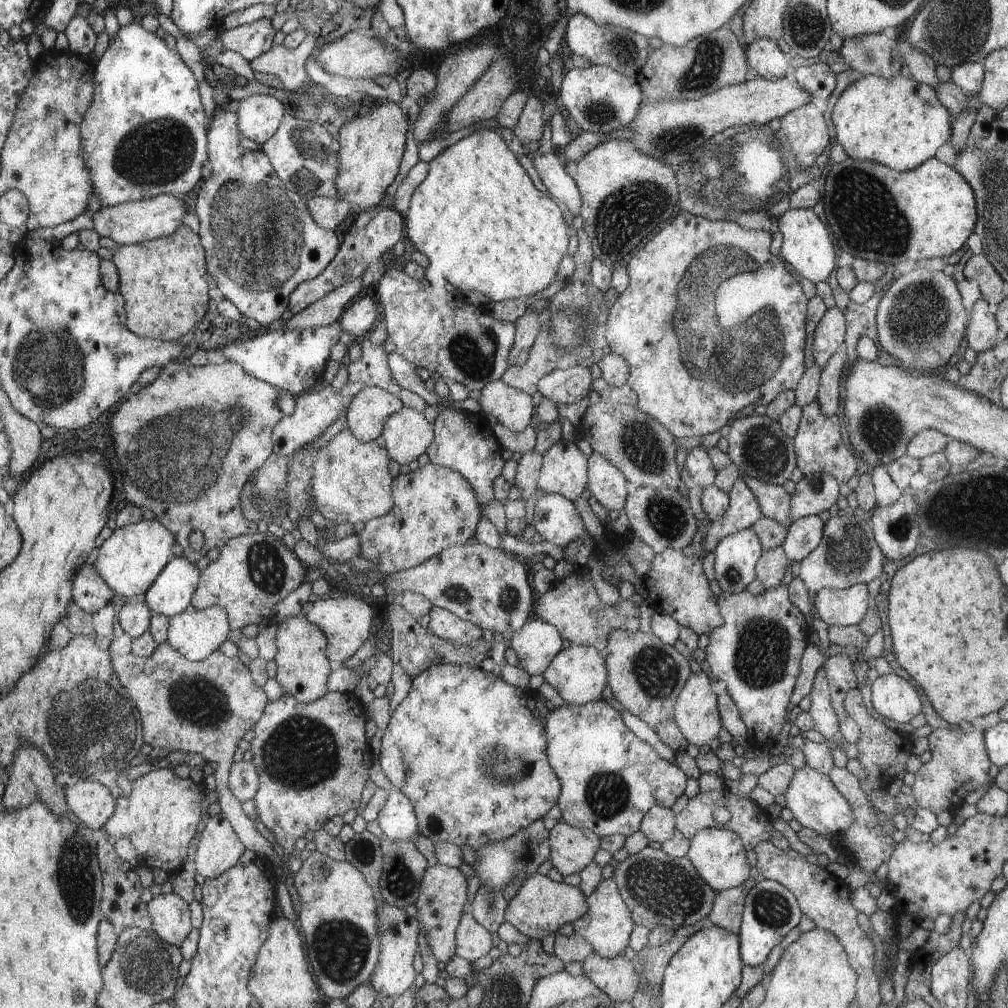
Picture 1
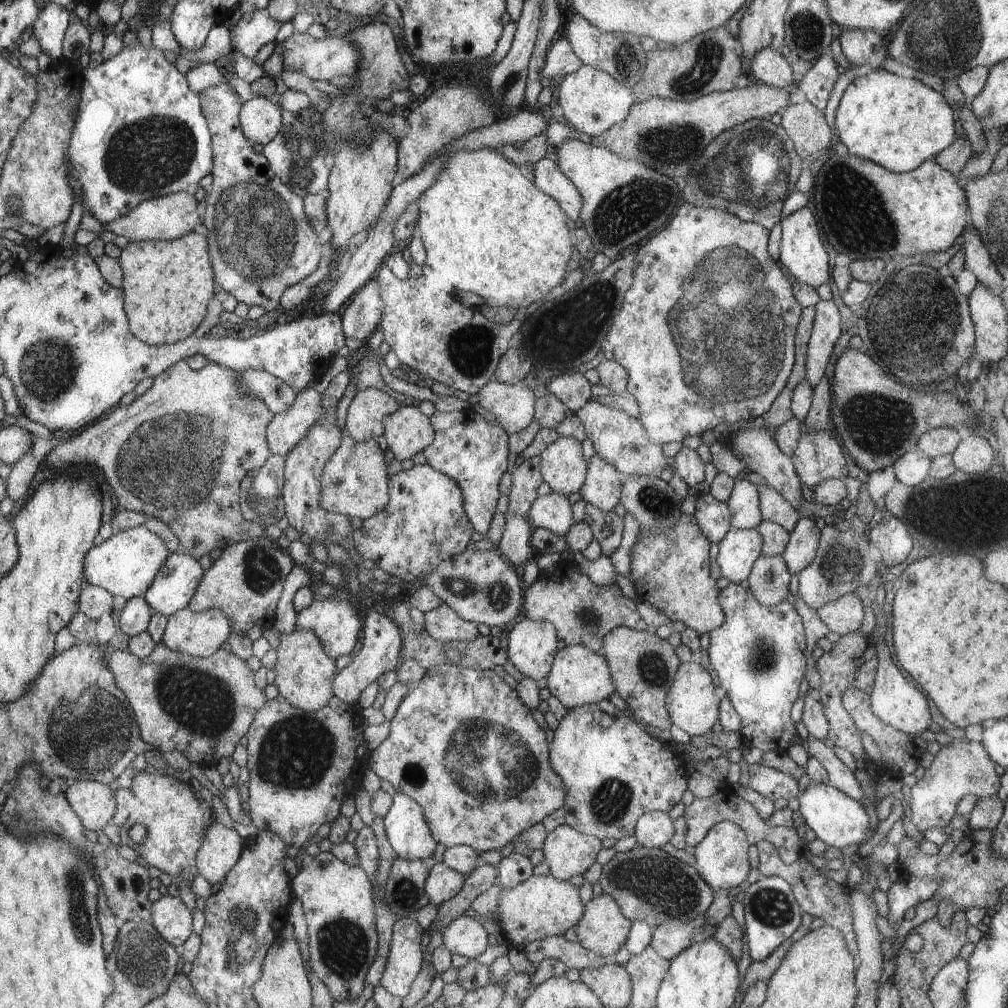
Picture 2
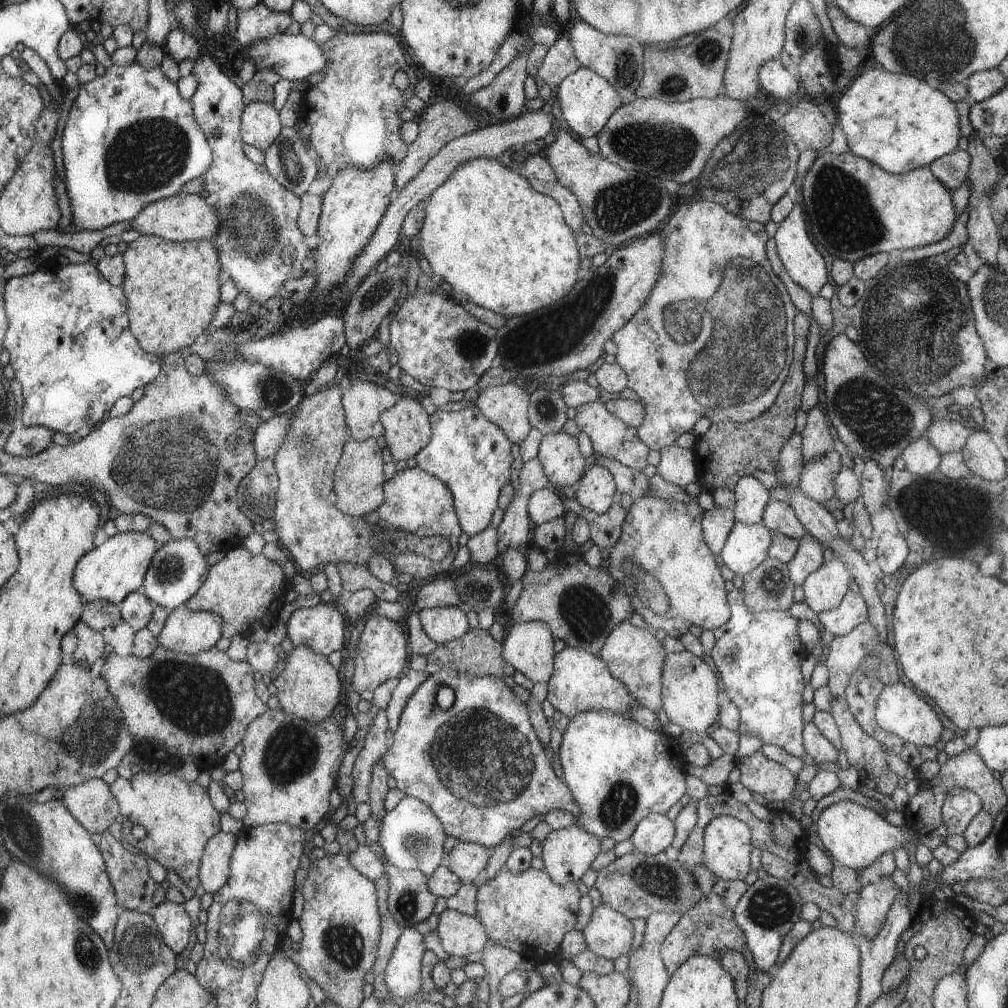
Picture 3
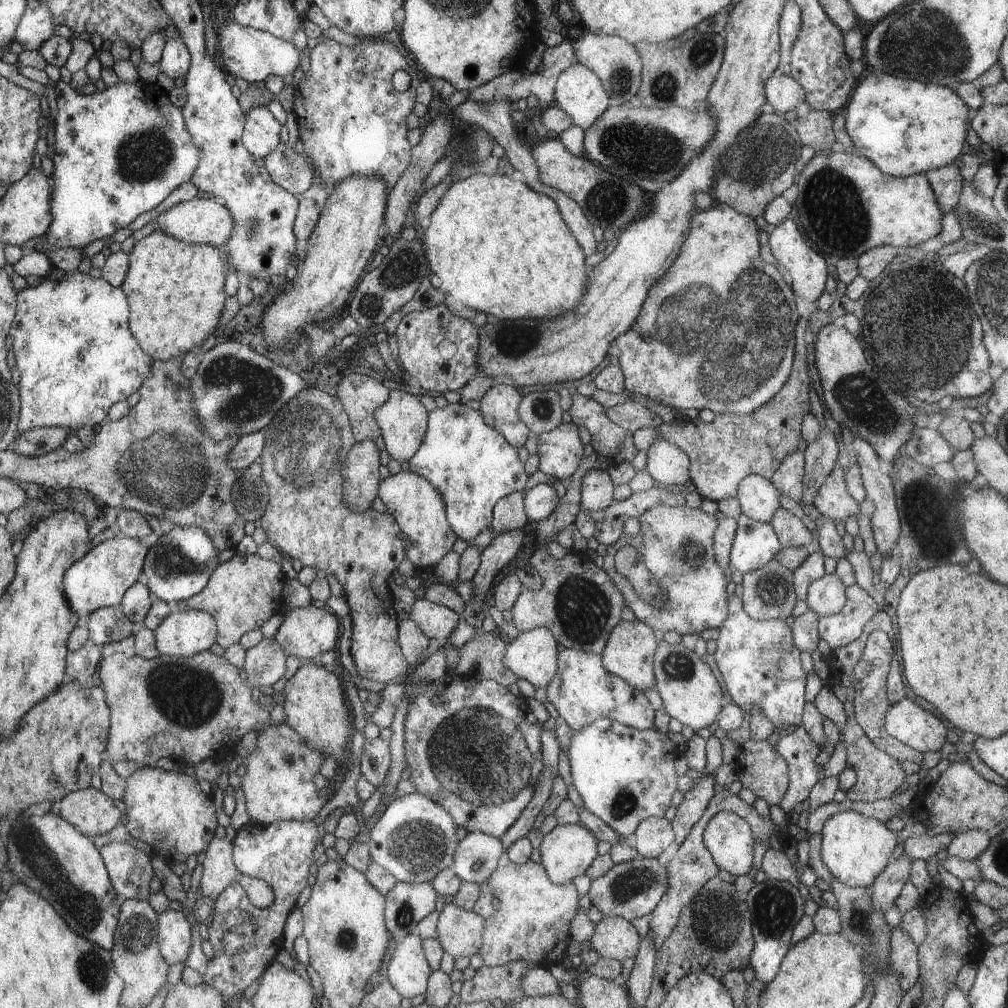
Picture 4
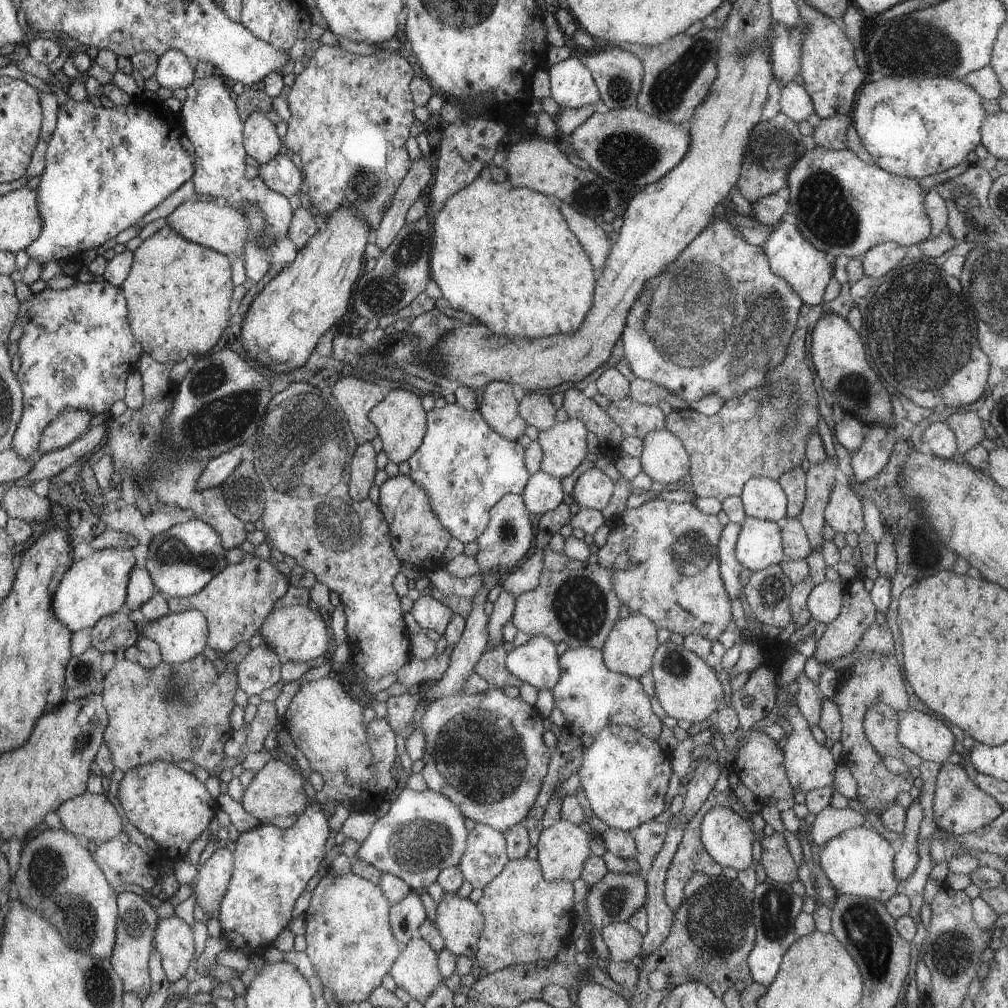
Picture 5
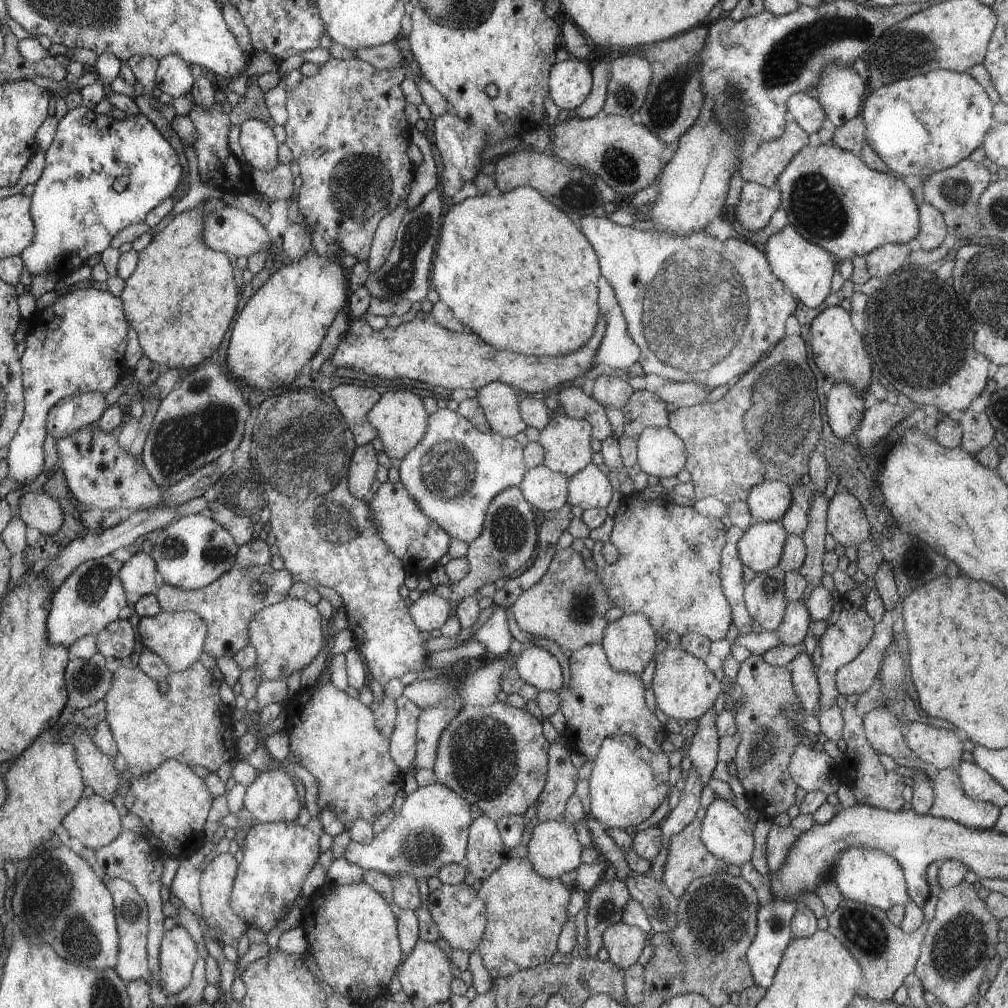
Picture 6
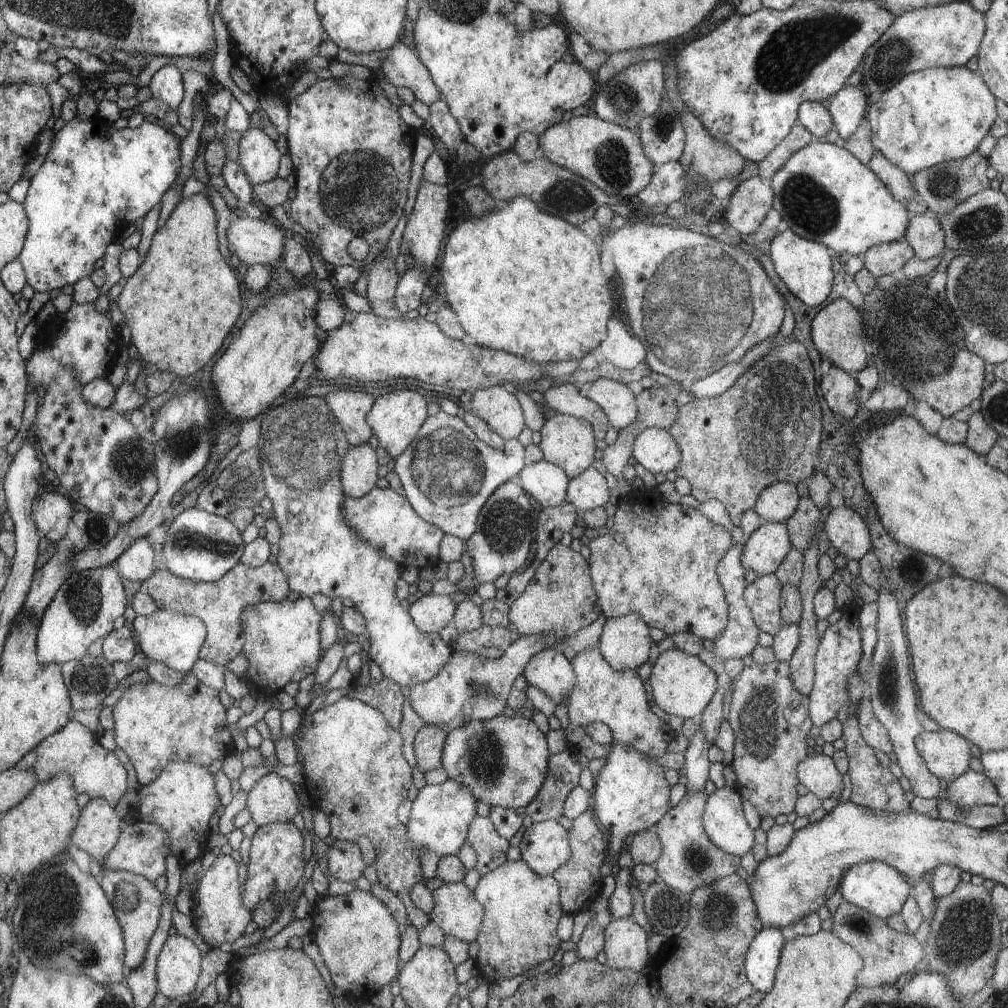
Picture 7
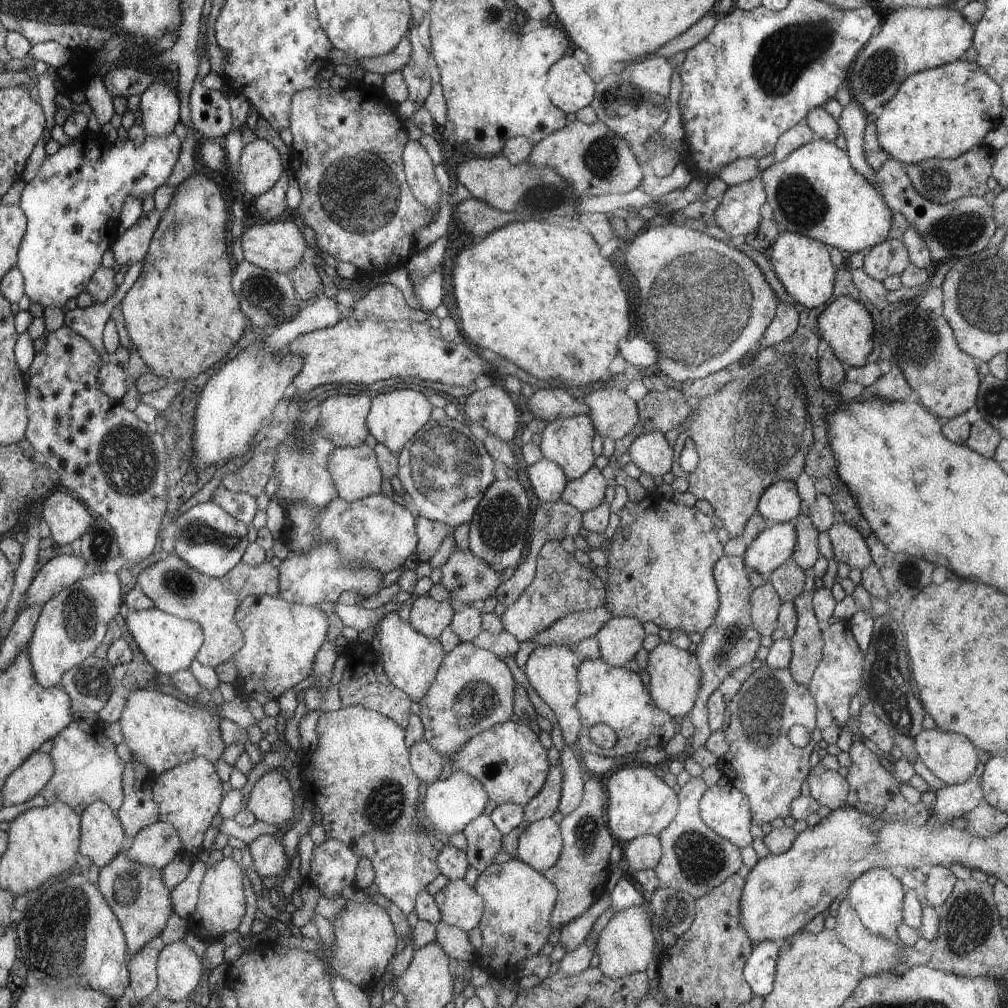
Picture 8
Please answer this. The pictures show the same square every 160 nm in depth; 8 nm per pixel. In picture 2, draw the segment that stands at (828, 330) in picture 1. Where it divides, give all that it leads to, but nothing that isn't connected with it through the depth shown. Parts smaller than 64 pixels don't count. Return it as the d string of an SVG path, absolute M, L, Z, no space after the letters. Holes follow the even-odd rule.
M820 301L813 307L816 310L814 330L807 345L806 378L814 389L818 382L829 374L828 363L833 355L834 346L842 335L842 312L830 301Z

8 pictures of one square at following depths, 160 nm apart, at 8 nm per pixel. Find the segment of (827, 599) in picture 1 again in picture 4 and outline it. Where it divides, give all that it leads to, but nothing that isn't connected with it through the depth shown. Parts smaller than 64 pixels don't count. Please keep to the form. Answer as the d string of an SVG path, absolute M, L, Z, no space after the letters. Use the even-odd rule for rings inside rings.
M856 584L850 585L846 589L845 595L845 606L838 614L835 614L834 616L819 617L818 619L819 638L826 640L832 651L856 640L863 633L864 625L872 616L874 616L874 614L876 614L876 611L878 611L878 605L876 604L873 595Z

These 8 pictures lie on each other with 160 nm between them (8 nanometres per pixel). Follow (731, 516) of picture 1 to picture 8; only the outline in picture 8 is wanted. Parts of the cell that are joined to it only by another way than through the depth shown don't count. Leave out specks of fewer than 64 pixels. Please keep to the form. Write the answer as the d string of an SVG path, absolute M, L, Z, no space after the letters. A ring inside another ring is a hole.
M794 481L774 482L762 493L757 512L773 523L794 521L801 512L801 498Z

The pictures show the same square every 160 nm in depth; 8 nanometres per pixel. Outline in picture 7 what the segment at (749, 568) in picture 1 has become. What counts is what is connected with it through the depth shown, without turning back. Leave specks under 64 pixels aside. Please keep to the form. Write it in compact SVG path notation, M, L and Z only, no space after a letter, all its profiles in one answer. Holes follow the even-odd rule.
M765 522L755 530L744 545L741 562L752 568L759 576L772 574L793 548L786 523Z

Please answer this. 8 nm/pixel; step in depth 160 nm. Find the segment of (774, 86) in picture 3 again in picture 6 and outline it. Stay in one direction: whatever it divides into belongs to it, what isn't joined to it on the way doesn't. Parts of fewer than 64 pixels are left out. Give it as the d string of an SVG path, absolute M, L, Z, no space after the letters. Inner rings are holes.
M796 93L788 100L789 119L794 120L808 134L814 134L822 128L822 122L827 118L822 105L817 98L806 93Z

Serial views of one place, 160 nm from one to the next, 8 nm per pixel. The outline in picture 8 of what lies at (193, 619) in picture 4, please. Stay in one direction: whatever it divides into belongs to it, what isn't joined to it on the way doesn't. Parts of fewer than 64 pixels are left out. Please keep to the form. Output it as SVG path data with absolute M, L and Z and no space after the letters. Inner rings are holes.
M156 607L130 611L126 618L126 628L132 634L132 638L146 660L158 673L162 672L162 674L173 675L178 671L188 669L193 664L196 653L204 640L202 627L198 623L175 617Z

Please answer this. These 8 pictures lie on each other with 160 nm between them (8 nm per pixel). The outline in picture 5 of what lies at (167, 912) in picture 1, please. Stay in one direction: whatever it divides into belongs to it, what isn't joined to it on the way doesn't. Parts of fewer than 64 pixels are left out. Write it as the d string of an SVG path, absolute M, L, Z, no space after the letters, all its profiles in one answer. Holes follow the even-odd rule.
M176 915L163 919L156 926L156 948L161 963L173 983L188 976L194 958L194 936L186 921Z

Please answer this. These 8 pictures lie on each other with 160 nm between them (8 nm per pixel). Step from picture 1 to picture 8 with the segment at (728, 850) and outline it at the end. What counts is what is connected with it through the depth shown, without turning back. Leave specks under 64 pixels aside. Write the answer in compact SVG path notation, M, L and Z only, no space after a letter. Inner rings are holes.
M730 783L725 786L713 785L706 789L701 798L702 818L712 830L736 846L747 847L752 844L748 797Z

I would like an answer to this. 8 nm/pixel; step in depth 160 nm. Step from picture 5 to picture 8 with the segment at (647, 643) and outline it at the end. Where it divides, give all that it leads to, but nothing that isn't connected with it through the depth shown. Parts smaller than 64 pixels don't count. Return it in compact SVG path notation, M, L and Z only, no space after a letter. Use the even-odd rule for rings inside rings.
M616 617L596 634L601 658L611 667L624 667L642 646L646 632L640 620L634 617Z

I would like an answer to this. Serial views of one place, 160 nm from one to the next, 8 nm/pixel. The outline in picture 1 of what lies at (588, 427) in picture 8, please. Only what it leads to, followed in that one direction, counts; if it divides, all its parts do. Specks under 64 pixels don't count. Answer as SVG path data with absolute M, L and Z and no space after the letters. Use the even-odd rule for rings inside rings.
M558 441L543 454L543 465L537 478L537 485L547 494L563 494L576 500L589 482L589 460L578 450L574 441Z

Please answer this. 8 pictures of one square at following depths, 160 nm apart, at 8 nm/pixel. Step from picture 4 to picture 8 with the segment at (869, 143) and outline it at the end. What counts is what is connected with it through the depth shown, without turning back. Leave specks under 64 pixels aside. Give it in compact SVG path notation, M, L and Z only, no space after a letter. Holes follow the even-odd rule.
M960 58L905 78L896 94L883 104L882 115L872 120L877 126L877 139L882 150L892 159L911 165L933 158L955 159L974 146L983 144L986 134L1001 124L1002 107L1001 86L976 61Z

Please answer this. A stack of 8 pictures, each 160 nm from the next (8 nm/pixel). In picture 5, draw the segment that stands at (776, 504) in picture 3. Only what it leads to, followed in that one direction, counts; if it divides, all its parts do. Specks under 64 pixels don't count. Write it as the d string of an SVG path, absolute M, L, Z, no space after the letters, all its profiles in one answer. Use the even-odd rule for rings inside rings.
M784 518L780 522L781 534L784 537L785 558L790 560L806 560L812 552L812 542L805 527L799 519Z

